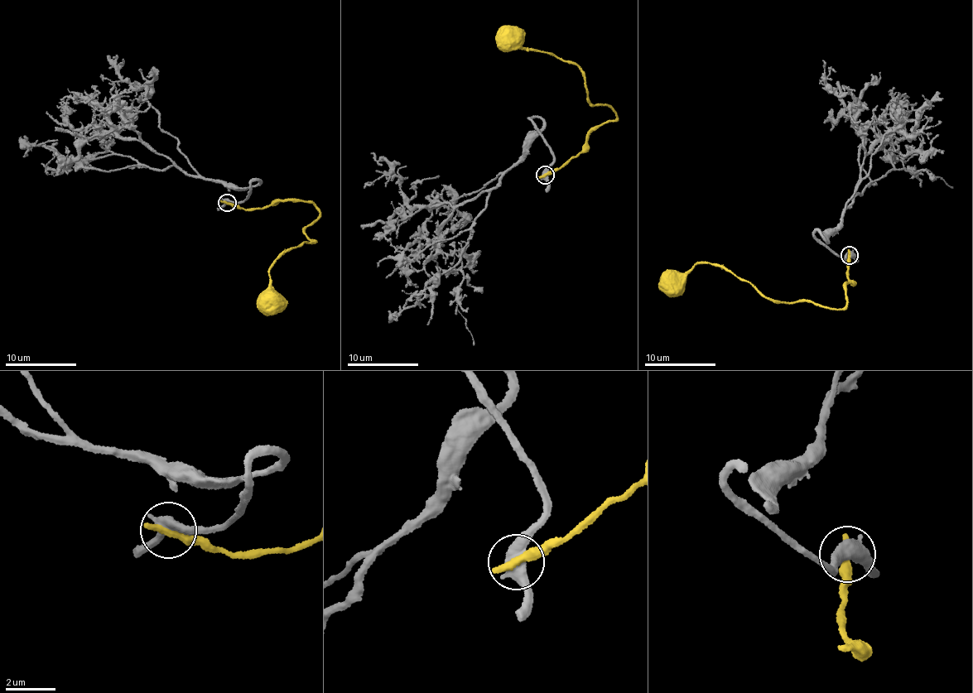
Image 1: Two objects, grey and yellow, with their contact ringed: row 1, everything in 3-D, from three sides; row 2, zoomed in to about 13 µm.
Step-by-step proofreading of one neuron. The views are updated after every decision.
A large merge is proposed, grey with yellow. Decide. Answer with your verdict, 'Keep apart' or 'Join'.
Keep apart

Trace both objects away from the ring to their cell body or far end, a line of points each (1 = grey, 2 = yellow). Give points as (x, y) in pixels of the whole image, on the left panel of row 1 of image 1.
1: (227, 202), (245, 199), (257, 180), (243, 188), (119, 154), (70, 161), (41, 145), (23, 156)
2: (227, 202), (247, 209), (299, 199), (321, 214), (304, 232), (316, 242), (273, 261), (273, 305)

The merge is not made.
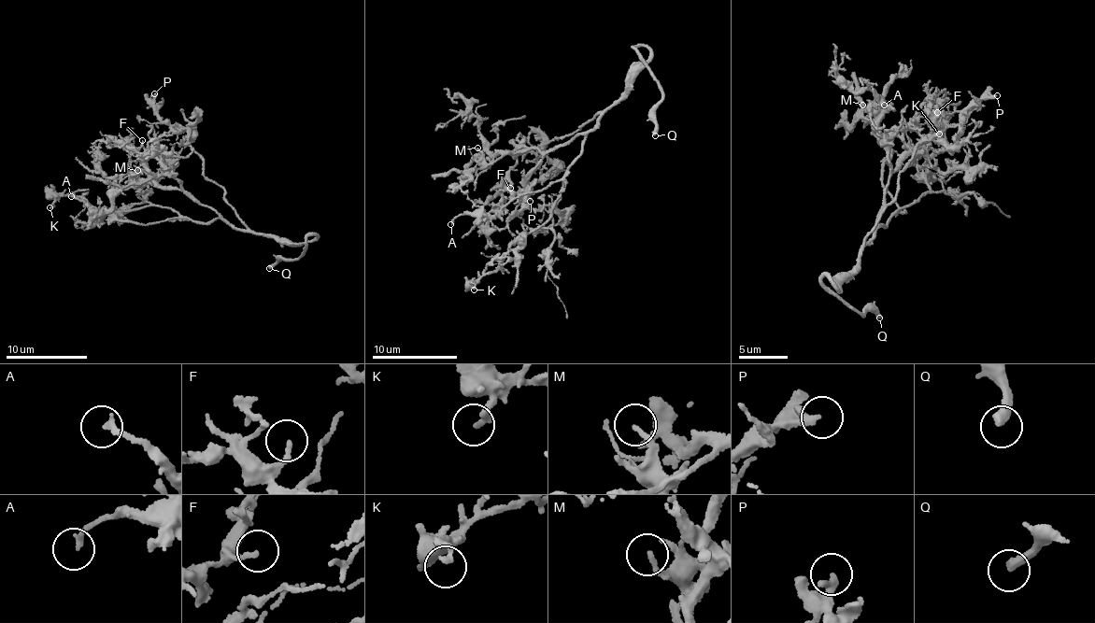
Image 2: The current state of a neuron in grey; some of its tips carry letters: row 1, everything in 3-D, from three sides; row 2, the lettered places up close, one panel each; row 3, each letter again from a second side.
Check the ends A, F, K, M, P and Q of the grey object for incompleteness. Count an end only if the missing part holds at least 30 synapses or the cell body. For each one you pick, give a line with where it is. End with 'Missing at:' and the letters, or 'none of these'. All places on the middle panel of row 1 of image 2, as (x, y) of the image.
Q: place (655, 135)
Missing at: Q

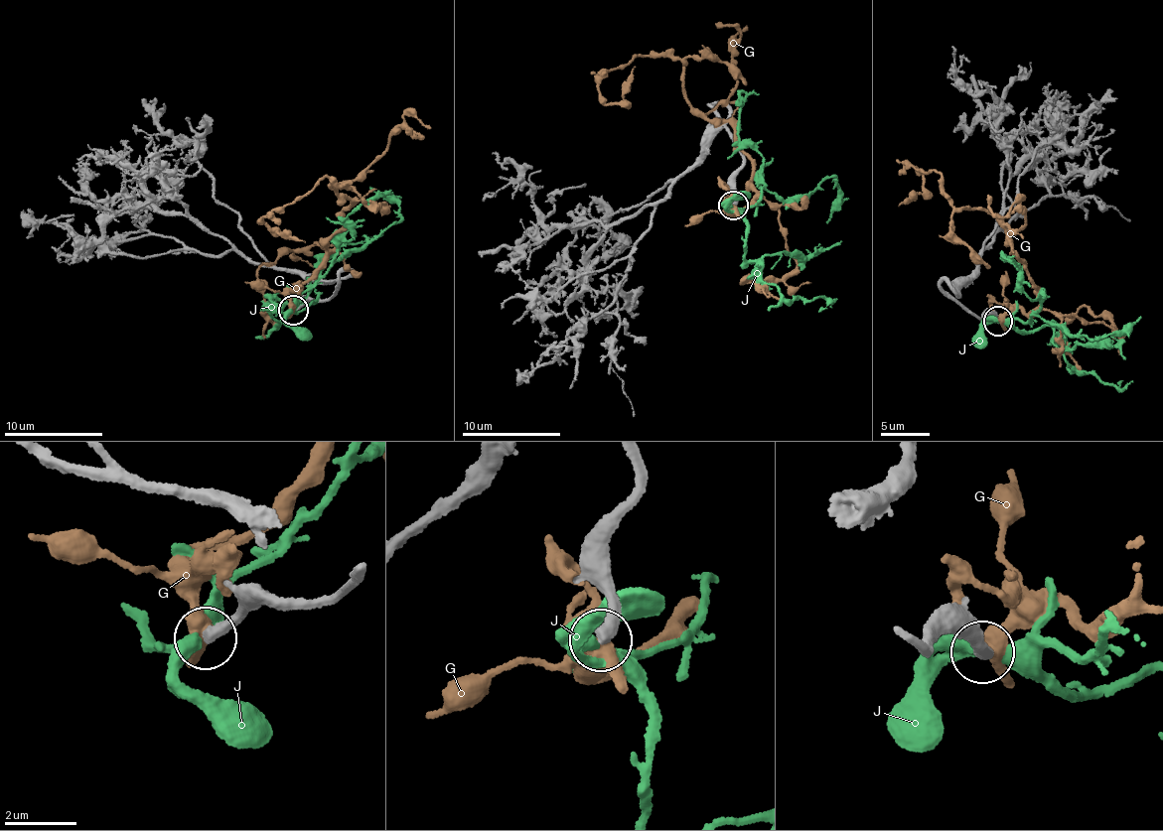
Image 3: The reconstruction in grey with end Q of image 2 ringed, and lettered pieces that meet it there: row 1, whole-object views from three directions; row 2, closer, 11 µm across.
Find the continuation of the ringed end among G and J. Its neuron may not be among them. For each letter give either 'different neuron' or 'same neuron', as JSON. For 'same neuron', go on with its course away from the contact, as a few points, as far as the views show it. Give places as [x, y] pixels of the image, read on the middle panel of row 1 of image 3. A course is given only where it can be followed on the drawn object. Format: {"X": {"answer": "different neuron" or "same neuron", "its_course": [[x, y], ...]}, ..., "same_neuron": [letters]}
{"G": {"answer": "different neuron"}, "J": {"answer": "same neuron", "its_course": [[731, 206], [754, 206], [764, 190], [784, 200], [805, 194], [832, 178], [838, 186], [838, 207], [826, 222]]}, "same_neuron": ["J"]}

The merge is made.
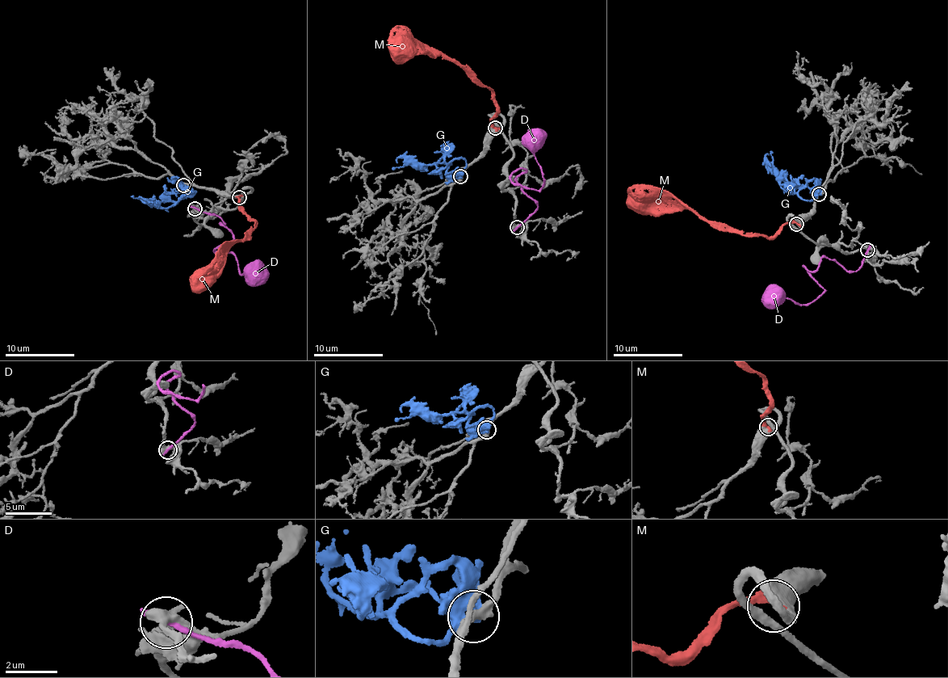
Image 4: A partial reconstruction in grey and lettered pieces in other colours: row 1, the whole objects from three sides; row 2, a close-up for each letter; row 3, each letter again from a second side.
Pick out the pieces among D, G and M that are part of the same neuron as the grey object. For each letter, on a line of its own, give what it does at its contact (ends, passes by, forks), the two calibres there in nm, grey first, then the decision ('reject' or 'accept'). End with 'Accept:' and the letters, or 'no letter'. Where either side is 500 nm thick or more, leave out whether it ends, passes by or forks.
D: it ends; calibres 380 and 280 nm; reject
G: it ends; calibres 280 and 360 nm; reject
M: it ends; calibres 420 and 320 nm; accept
Accept: M

